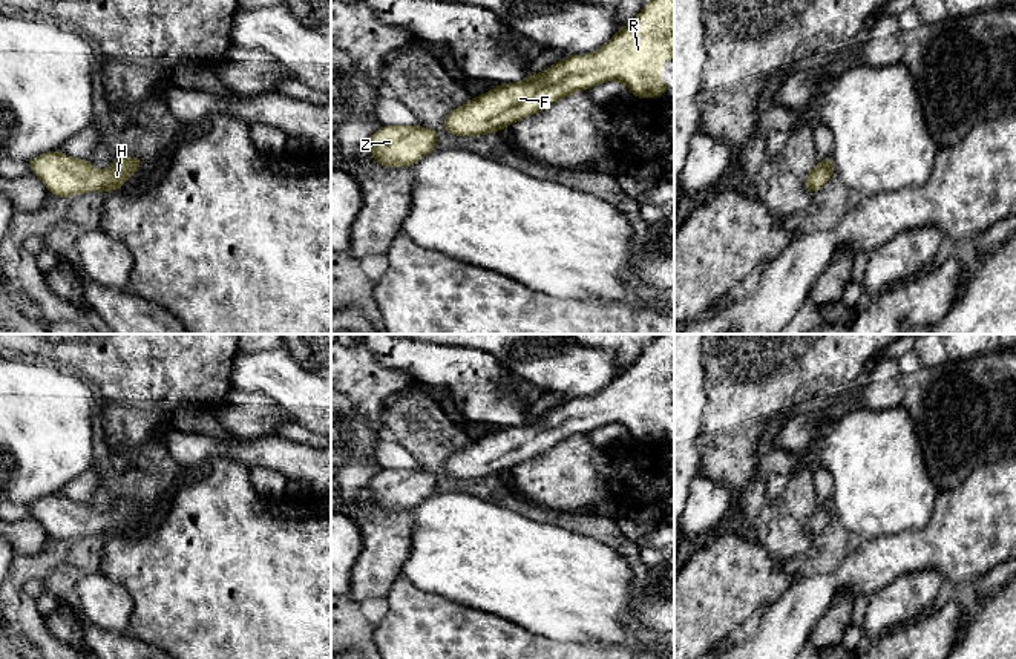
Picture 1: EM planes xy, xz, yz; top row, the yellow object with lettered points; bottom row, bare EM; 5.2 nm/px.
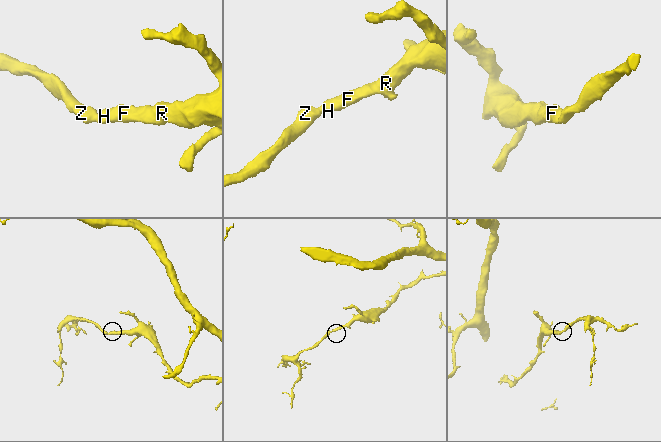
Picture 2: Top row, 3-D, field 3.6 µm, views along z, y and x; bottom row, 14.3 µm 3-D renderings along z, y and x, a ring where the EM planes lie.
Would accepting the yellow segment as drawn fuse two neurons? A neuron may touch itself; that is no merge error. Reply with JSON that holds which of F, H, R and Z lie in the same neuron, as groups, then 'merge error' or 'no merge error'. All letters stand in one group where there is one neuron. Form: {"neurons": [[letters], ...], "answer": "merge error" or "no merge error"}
{"neurons": [["F", "H", "R", "Z"]], "answer": "no merge error"}

